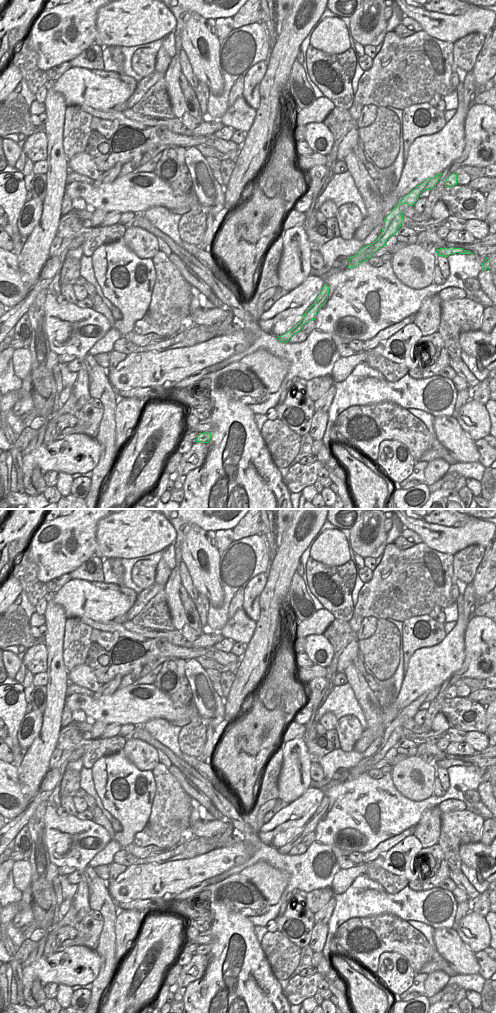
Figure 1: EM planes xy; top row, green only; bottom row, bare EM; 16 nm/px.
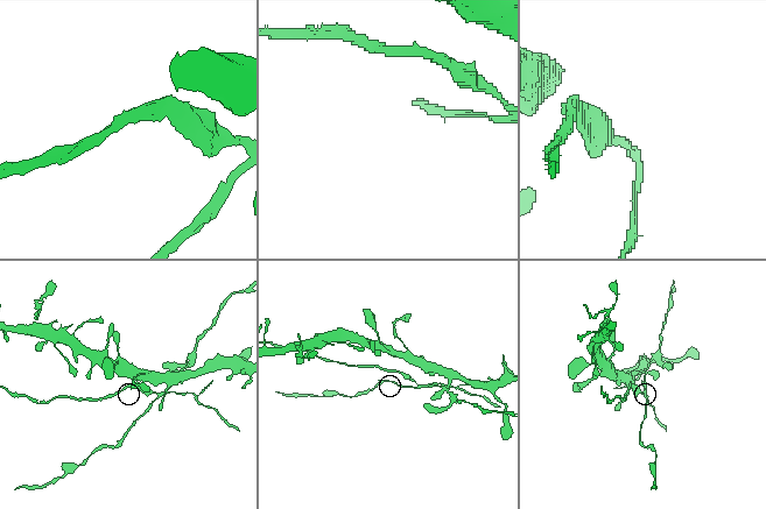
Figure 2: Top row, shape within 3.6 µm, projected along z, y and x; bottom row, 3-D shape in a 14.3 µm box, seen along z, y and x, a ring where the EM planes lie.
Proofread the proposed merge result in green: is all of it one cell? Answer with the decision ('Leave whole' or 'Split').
Split

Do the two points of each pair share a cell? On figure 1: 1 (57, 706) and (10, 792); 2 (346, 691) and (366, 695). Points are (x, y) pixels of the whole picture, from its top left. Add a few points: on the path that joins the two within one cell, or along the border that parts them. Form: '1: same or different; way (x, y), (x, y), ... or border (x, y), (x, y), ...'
1: different; border (16, 767), (17, 779), (34, 795)
2: different; border (348, 682), (364, 713)

